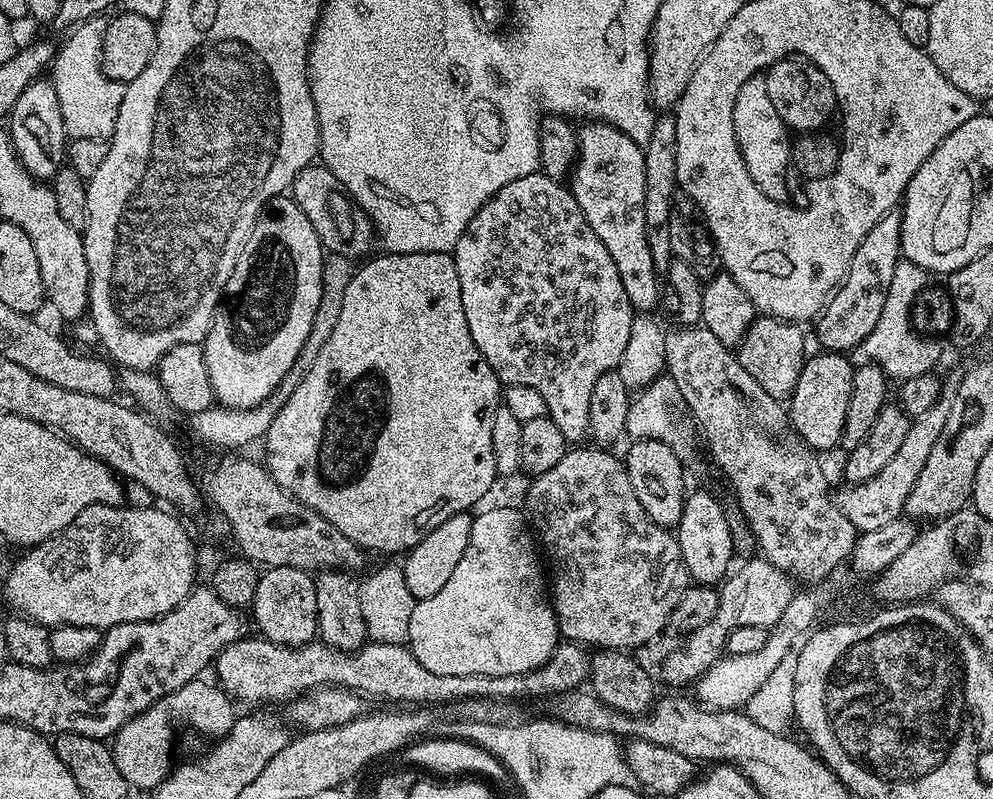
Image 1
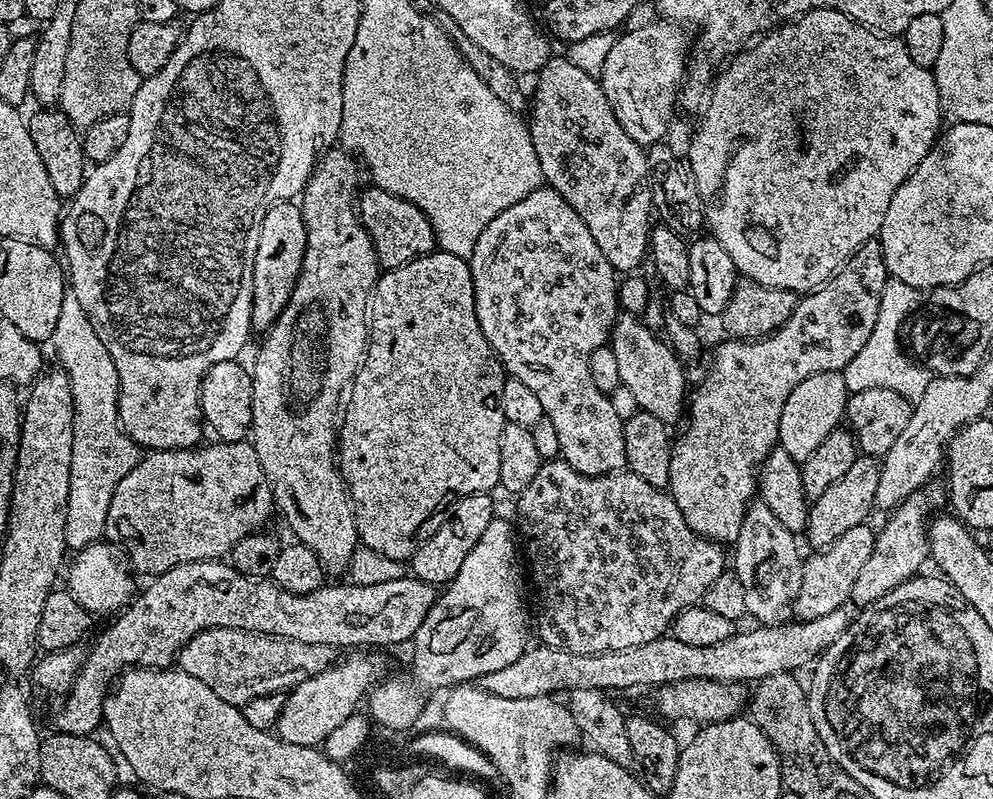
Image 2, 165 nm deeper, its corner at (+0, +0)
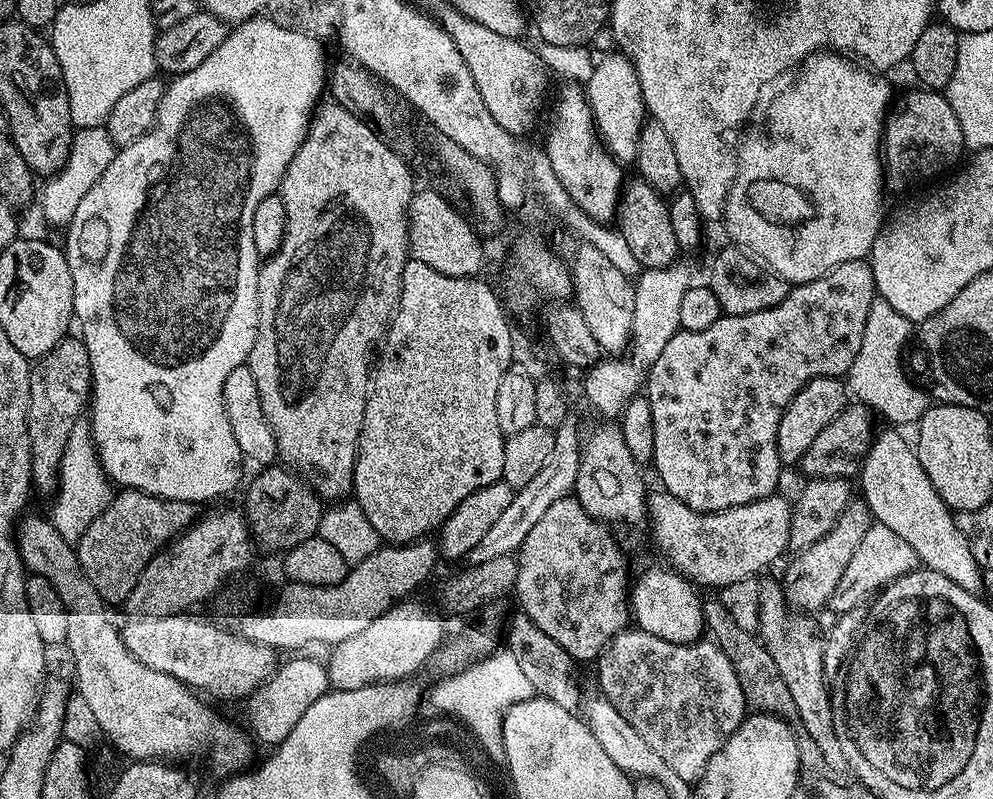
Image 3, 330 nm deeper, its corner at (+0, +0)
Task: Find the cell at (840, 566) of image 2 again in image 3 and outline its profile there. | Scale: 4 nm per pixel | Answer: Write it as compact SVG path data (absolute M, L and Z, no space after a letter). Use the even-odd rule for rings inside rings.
M873 523L866 530L866 538L858 542L858 550L854 550L854 558L850 558L850 566L842 570L842 578L838 578L838 586L834 586L834 594L828 600L828 608L833 613L849 612L861 607L869 598L888 587L893 580L908 572L917 571L918 559L914 550L905 539L900 538L894 530L879 523Z

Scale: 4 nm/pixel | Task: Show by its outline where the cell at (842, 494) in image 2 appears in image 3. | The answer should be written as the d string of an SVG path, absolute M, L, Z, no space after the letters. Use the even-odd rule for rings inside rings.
M860 502L849 503L848 508L834 522L830 534L826 534L814 546L805 548L795 555L788 573L784 576L784 591L782 596L787 607L801 608L804 612L816 612L828 608L828 600L834 594L834 586L838 586L838 578L842 578L842 570L850 566L850 558L854 558L854 550L858 550L858 542L866 538L866 530L872 527L874 519L872 513Z

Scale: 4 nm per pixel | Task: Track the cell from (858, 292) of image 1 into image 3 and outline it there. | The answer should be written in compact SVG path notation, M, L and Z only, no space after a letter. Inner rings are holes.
M867 259L851 260L842 262L834 270L826 275L819 276L809 284L797 284L789 291L788 297L778 306L770 310L758 310L758 314L742 314L741 316L721 315L714 326L706 330L694 330L676 332L662 354L652 364L646 377L646 397L650 404L650 411L653 414L654 446L651 463L656 466L656 472L660 475L663 487L674 498L682 501L687 508L693 508L695 512L721 512L734 506L749 504L755 500L765 500L777 491L776 483L780 480L782 465L778 458L778 422L782 414L790 406L790 402L802 390L802 386L809 384L819 376L843 377L850 370L854 358L858 358L858 350L862 346L862 334L866 334L866 314L870 314L870 306L873 300L877 299L876 283L872 277L872 266Z

